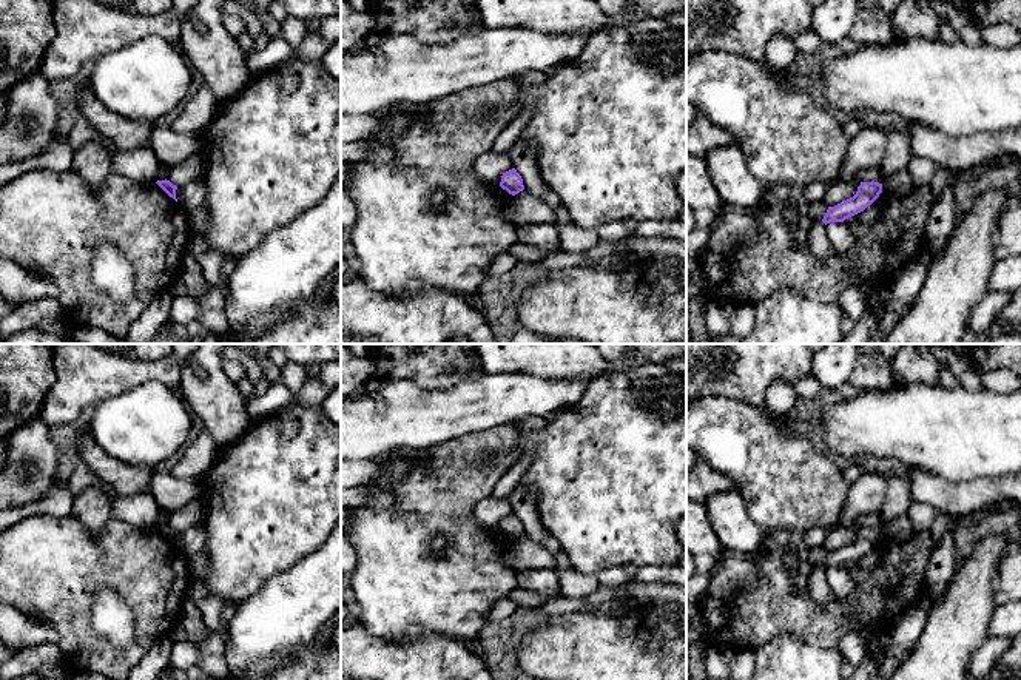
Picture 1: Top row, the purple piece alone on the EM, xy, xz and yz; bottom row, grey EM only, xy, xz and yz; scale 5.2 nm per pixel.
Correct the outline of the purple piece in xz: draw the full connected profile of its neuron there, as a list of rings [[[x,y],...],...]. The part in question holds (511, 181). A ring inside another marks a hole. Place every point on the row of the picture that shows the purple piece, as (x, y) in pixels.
[[[515,168],[503,173],[500,187],[512,196],[524,190],[523,179]]]

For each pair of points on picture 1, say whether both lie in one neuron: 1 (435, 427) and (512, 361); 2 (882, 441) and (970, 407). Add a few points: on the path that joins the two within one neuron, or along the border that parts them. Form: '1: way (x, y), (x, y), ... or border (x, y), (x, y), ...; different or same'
1: border (483, 372), (531, 372), (534, 375); different
2: way (904, 427), (949, 427); same

